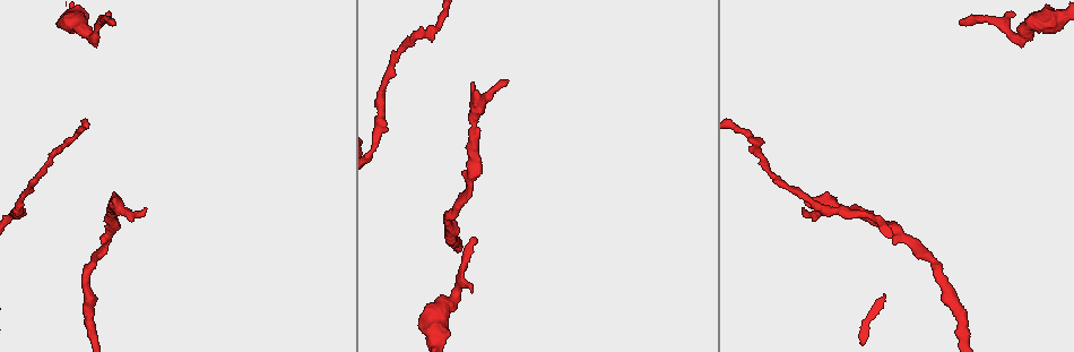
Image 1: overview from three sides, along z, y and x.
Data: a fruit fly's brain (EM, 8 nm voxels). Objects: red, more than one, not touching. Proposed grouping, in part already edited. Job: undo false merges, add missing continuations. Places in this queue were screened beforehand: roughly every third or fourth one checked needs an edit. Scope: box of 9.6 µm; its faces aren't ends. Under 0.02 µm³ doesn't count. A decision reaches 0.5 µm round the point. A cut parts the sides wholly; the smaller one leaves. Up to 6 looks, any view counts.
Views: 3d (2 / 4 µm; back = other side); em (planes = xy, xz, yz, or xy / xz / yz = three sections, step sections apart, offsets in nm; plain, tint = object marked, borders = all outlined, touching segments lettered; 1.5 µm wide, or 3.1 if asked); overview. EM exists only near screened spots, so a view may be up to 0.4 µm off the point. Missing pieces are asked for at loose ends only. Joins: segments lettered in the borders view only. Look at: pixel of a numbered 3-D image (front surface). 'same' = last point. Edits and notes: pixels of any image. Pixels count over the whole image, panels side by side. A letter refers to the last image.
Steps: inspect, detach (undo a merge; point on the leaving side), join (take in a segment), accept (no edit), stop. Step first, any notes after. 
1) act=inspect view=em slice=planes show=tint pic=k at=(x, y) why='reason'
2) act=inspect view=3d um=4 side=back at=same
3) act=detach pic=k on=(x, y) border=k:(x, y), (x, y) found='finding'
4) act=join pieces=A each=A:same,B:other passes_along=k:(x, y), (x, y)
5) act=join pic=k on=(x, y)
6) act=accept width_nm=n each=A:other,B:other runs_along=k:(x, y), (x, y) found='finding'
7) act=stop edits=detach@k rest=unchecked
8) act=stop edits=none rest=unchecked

act=inspect view=em slice=planes show=tint pic=1 at=(144, 208) why='free end'

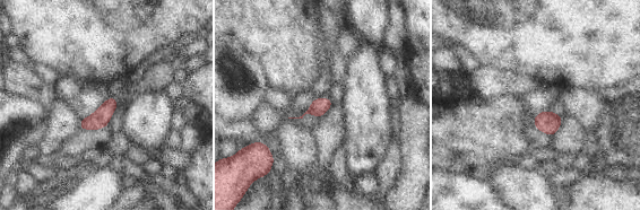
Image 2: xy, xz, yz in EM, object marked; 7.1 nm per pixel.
act=inspect view=em slice=planes show=borders at=same why='see the neighbours'

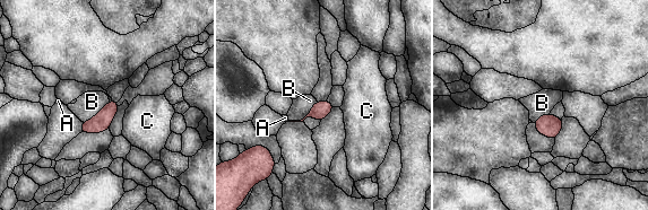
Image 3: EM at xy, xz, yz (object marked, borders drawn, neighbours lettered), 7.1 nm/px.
act=accept each=A:other,B:other,C:other border=3:(317, 102), (302, 119), (290, 121) found='none of them fits'

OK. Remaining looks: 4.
act=inspect view=em slice=planes show=tint pic=1 at=(379, 132) why='calibre changes'

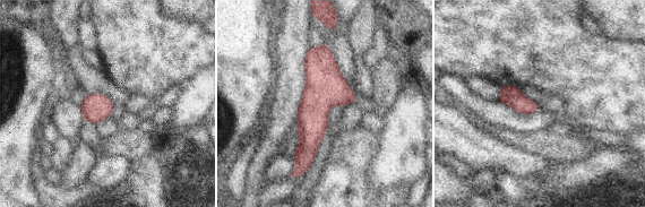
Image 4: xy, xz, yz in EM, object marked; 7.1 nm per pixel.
act=inspect view=em slice=planes show=borders at=same

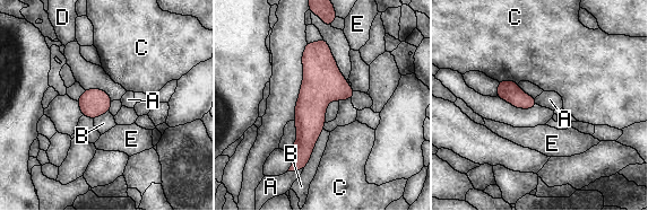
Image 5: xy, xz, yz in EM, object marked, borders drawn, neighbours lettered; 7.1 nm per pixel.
act=accept each=A:other,B:other,C:other,D:other,E:other runs_along=5:(322, 42), (320, 86), (295, 166) found='continuous, no second neuron'

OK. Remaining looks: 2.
act=inspect view=em slice=planes show=tint pic=1 at=(474, 237) why='branch stops here'

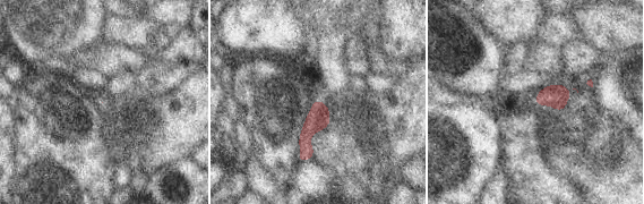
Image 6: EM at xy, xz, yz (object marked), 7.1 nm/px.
act=inspect view=em slice=planes show=borders at=same

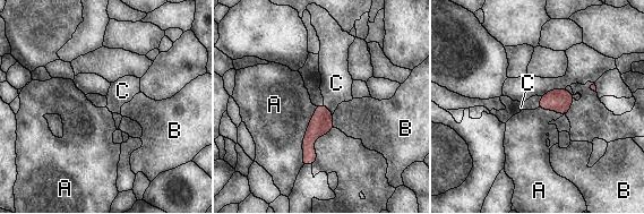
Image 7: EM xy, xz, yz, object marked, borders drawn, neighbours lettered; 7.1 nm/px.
act=accept each=A:other,B:other,C:other runs_along=7:(323, 108), (306, 162) found='no lettered segment goes on from it'

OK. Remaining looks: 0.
act=stop edits=none rest=unchecked

